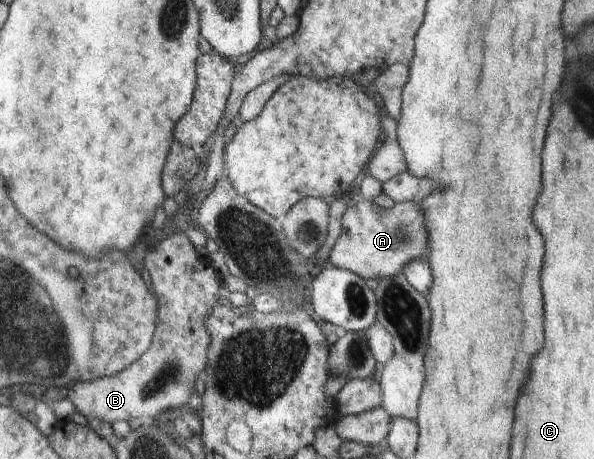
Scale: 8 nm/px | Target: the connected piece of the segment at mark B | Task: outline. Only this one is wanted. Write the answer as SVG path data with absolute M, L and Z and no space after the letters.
M172 234L154 249L144 256L145 268L152 279L152 290L159 298L158 324L155 327L152 344L148 352L144 352L132 366L121 370L120 374L111 377L102 377L98 380L76 382L71 384L67 398L72 401L76 410L84 418L98 418L108 422L113 428L115 436L128 436L131 428L128 420L132 418L144 418L152 421L158 414L170 408L180 408L190 400L195 391L194 382L198 374L206 368L208 362L208 344L210 334L206 330L204 320L217 305L219 299L218 290L222 283L222 276L211 265L208 257L201 257L186 234Z

